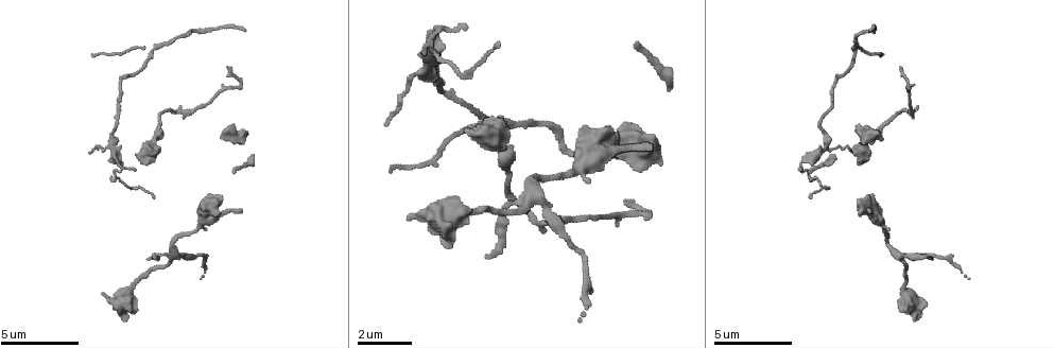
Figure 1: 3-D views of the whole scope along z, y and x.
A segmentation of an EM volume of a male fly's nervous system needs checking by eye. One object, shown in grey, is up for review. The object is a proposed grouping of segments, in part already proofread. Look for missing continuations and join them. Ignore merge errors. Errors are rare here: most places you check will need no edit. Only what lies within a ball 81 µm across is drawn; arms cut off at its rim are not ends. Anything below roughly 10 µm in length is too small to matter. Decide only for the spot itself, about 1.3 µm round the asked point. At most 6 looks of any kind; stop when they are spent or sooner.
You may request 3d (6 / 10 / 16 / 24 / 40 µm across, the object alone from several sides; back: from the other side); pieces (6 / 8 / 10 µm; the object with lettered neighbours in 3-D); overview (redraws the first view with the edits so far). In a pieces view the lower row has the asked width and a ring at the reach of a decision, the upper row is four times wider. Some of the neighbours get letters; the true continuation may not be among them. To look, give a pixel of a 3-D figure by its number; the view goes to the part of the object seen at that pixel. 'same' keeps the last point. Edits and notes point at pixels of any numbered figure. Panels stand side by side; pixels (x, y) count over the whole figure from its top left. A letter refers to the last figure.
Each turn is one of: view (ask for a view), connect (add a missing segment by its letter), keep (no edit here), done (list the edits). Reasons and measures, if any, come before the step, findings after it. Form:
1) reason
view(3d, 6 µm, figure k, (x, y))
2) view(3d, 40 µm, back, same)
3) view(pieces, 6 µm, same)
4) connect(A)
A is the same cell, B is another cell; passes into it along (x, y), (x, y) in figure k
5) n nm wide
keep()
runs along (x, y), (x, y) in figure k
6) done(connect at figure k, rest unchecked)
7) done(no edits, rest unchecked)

view(3d, 10 µm, figure 1, (89, 151))

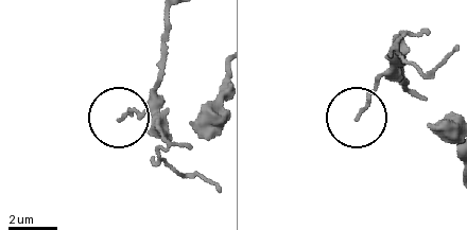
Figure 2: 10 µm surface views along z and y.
view(pieces, 6 µm, figure 2, (119, 119))

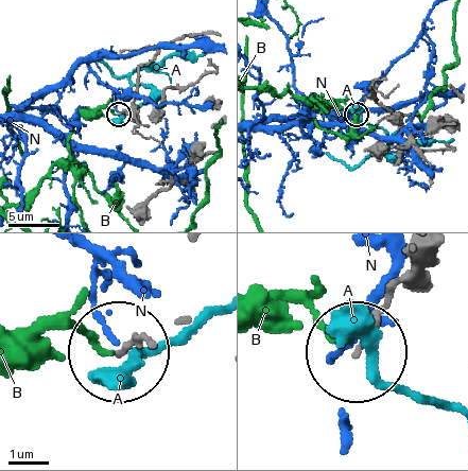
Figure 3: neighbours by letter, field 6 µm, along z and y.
130 nm wide
keep()
A, B and N are other cells; no lettered segment goes on from it

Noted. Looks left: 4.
view(pieces, 10 µm, figure 1, (94, 55))

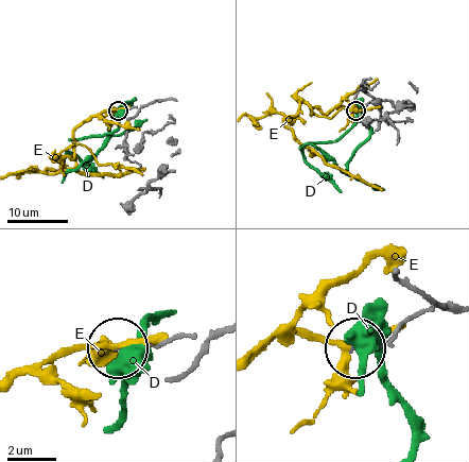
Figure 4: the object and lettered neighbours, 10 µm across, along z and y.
keep()
D and E are other cells; no lettered segment goes on from it

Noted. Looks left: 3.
free end
view(pieces, 10 µm, figure 1, (149, 256))

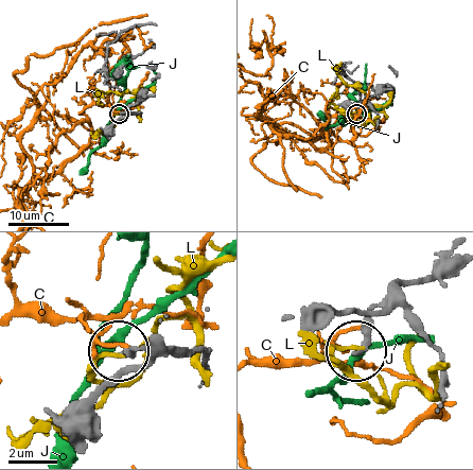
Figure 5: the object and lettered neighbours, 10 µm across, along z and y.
keep()
C, J and L are other cells; none of them fits

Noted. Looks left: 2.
done(no edits, rest unchecked)

